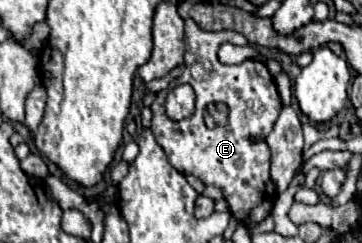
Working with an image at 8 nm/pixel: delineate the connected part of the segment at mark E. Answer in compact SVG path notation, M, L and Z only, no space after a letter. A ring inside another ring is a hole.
M191 18L185 20L185 36L189 36L189 50L195 48L197 58L209 58L213 64L213 72L207 80L193 80L189 68L179 76L177 84L191 84L195 90L195 114L187 118L187 122L175 122L165 124L165 96L169 94L169 88L161 90L155 101L151 104L153 120L151 120L151 132L157 140L157 144L165 150L169 164L179 170L181 174L193 174L203 184L215 184L223 190L231 214L241 220L243 224L255 224L255 220L263 220L273 208L273 202L277 198L275 184L269 178L269 148L265 144L267 134L271 132L281 100L275 86L275 78L267 70L265 64L259 60L243 60L237 66L225 66L217 60L217 48L223 42L245 46L247 38L239 32L205 32L201 30ZM213 102L223 102L229 108L229 116L225 124L217 124L209 128L203 120L205 108Z

